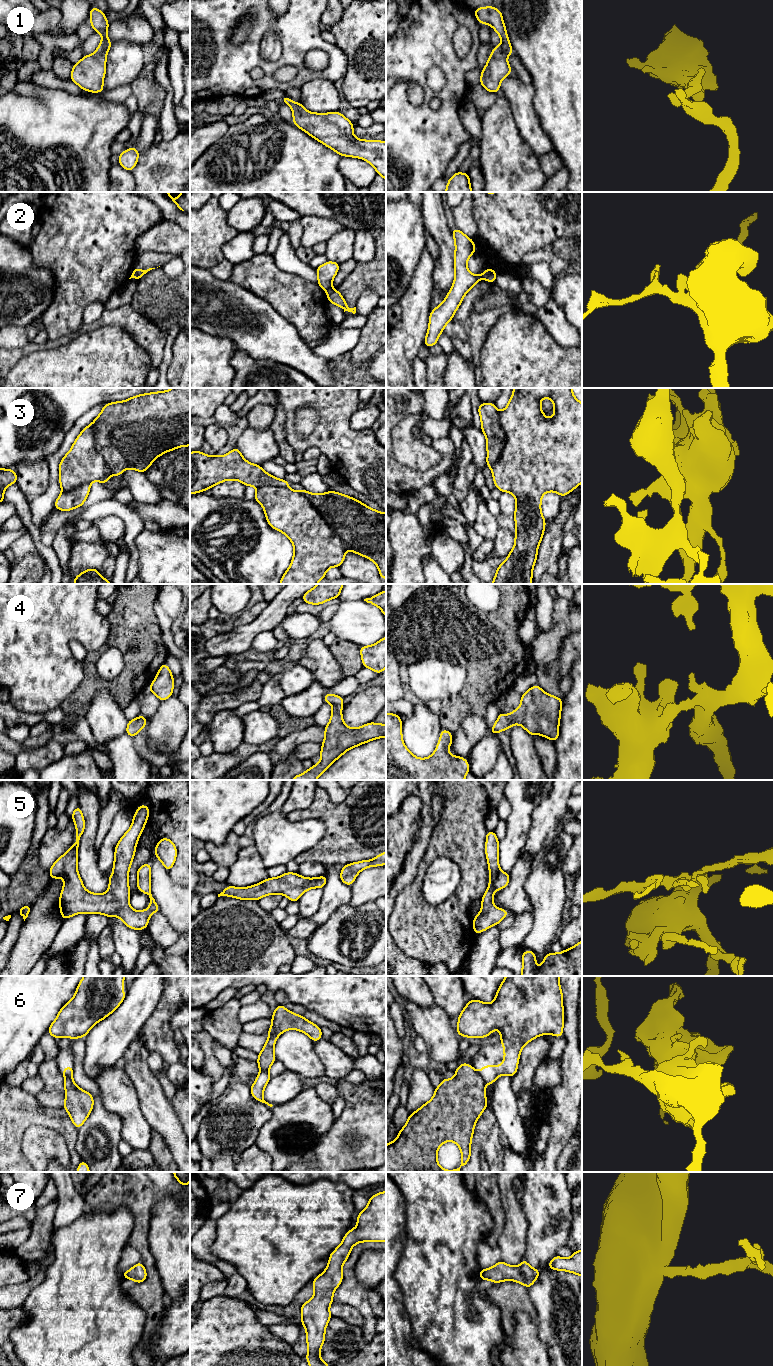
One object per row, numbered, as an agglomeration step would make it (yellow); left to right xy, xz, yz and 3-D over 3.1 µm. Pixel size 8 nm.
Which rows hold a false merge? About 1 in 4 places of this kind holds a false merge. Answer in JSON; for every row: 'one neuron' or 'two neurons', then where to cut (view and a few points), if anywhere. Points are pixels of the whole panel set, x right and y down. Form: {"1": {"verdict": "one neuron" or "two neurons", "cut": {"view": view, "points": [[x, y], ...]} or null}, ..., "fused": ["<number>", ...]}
{"1": {"verdict": "one neuron", "cut": null}, "2": {"verdict": "two neurons", "cut": {"view": "xz", "points": [[331, 288], [327, 291]]}}, "3": {"verdict": "two neurons", "cut": {"view": "yz", "points": [[500, 412], [499, 423], [505, 436], [505, 444], [491, 468]]}}, "4": {"verdict": "one neuron", "cut": null}, "5": {"verdict": "one neuron", "cut": null}, "6": {"verdict": "two neurons", "cut": {"view": "yz", "points": [[478, 1073], [486, 1083]]}}, "7": {"verdict": "one neuron", "cut": null}, "fused": ["2", "3", "6"]}

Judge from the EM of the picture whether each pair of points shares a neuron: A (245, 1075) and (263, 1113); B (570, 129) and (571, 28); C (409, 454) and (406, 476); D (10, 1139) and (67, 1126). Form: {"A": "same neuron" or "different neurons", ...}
{"A": "different neurons", "B": "same neuron", "C": "different neurons", "D": "same neuron"}

